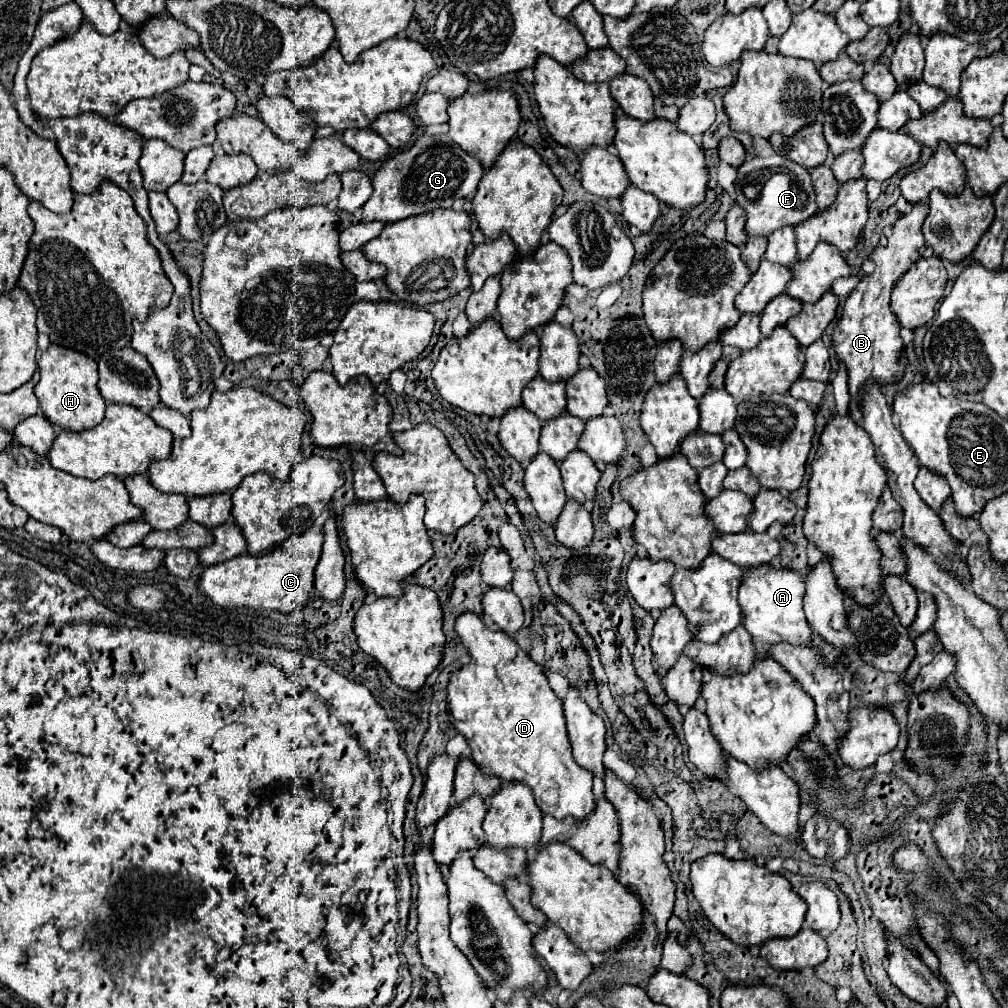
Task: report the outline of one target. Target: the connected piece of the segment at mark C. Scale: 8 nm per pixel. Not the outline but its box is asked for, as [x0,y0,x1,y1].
[199,528,323,612]

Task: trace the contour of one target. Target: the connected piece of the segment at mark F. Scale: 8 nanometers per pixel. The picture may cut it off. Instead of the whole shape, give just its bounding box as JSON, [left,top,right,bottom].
[735,156,817,236]

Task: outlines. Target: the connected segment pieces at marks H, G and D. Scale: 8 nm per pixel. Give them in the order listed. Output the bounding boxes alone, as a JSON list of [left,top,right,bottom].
[[35,344,105,430],[361,134,483,224],[447,588,595,818]]

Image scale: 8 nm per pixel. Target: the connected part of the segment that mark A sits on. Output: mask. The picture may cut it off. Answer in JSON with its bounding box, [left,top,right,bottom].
[739,564,813,658]

